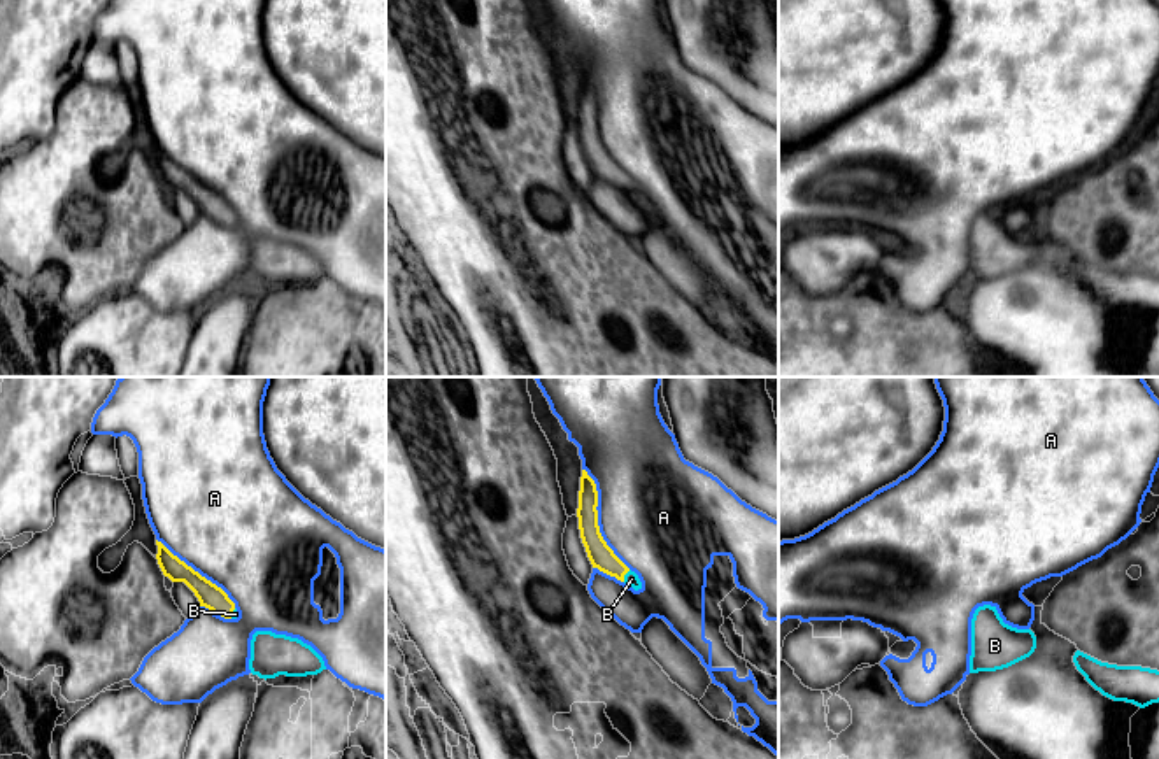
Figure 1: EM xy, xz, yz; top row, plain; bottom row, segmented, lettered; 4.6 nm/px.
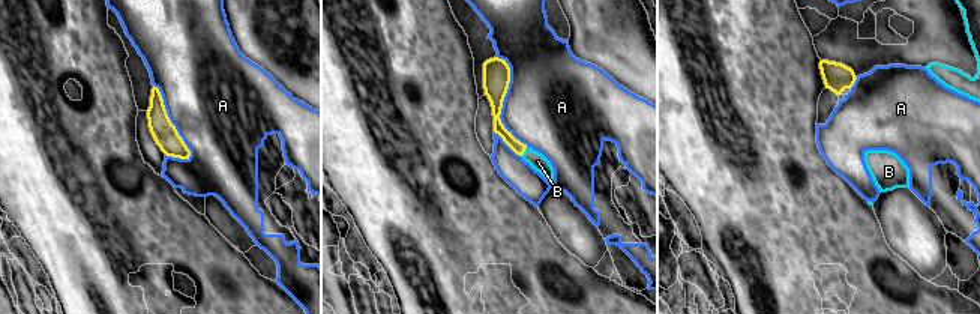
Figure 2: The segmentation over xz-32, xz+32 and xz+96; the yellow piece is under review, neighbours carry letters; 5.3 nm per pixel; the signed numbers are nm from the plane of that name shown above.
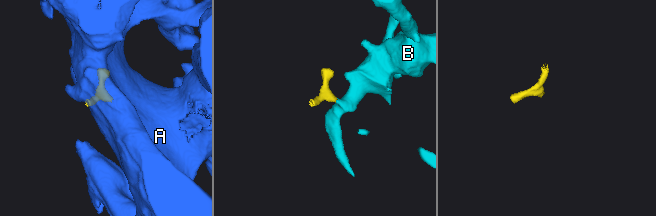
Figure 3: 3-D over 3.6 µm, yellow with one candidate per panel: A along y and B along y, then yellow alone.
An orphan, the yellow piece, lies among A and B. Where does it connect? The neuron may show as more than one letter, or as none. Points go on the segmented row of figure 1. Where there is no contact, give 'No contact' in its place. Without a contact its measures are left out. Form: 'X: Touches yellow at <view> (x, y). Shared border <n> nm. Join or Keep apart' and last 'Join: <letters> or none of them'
A: Touches yellow at xz (597, 519). Shared border 500 nm. Keep apart
B: Touches yellow at xz (625, 574). Shared border 70 nm. Join
Join: B

